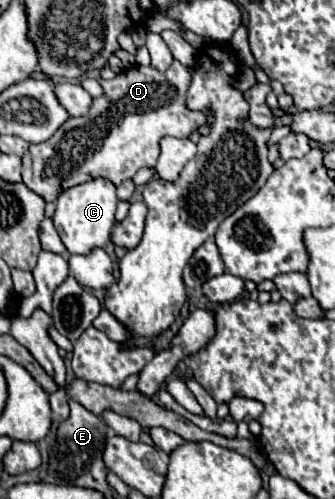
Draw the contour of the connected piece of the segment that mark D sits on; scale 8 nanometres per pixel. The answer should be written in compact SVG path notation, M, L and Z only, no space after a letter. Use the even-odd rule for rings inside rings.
M176 60L166 72L158 72L150 66L134 66L120 72L114 80L100 80L104 96L94 98L86 116L70 118L50 140L30 144L30 150L22 156L22 182L46 202L56 202L62 190L86 182L88 178L104 176L120 184L132 178L140 168L154 166L164 136L188 138L194 130L204 126L204 114L186 106L190 82L190 70ZM110 114L120 116L108 122Z

